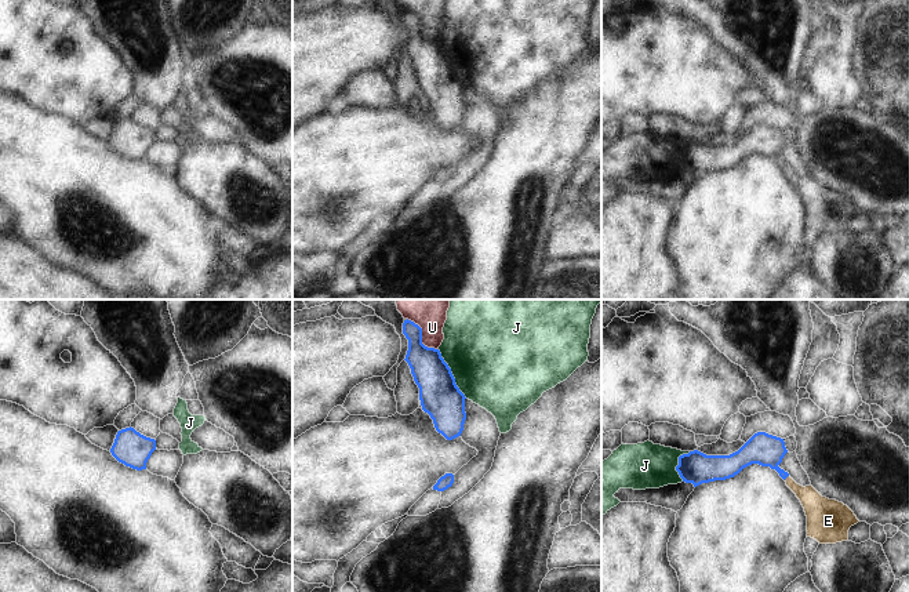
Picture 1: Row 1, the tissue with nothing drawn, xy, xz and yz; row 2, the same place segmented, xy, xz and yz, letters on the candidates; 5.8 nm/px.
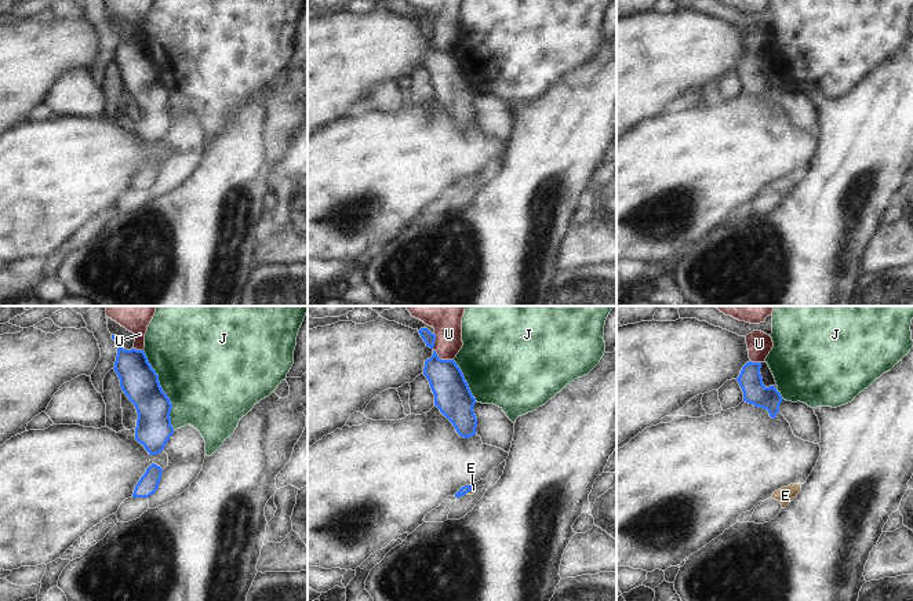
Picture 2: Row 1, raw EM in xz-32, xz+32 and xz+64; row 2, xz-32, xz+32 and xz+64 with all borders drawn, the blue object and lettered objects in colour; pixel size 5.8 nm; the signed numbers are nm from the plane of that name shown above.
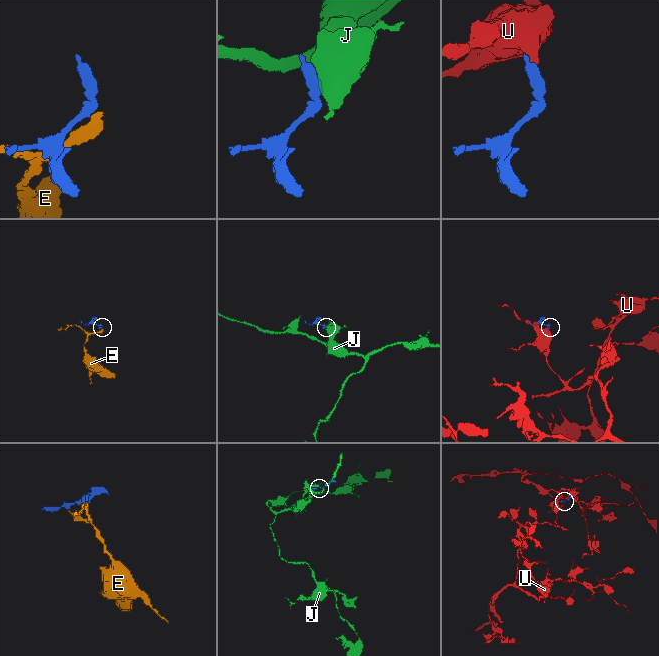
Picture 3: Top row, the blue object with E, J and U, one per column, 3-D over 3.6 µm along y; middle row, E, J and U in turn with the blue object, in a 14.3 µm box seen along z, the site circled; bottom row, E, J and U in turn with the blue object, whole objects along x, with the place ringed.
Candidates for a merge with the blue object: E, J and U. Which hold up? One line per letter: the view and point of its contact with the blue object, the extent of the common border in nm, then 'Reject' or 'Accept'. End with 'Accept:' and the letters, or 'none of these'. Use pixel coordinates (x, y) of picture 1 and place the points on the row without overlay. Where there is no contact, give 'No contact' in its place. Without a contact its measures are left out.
E: Touches blue at yz (785, 169). Shared border 40 nm. Accept
J: Touches blue at xz (451, 65). Shared border 340 nm. Reject
U: Touches blue at xz (421, 28). Shared border 260 nm. Reject
Accept: E

